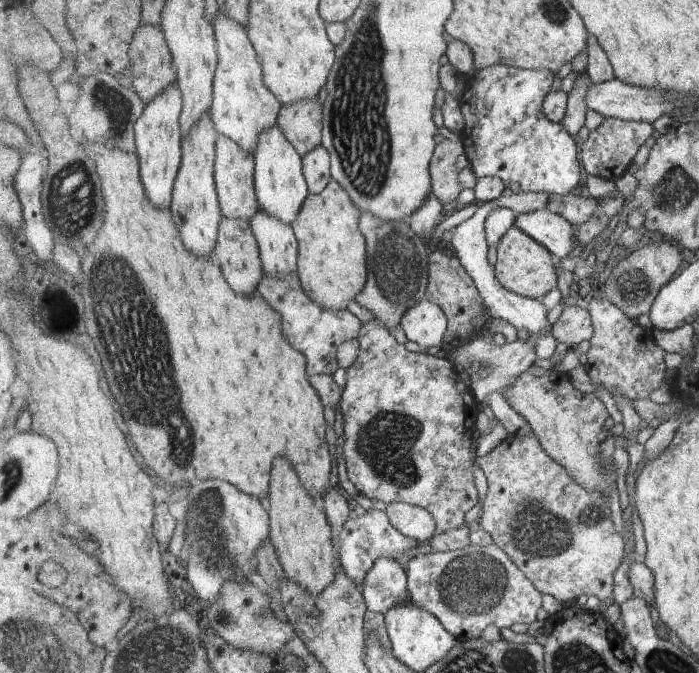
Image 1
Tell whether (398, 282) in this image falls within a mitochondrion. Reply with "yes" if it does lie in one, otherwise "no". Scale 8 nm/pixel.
yes

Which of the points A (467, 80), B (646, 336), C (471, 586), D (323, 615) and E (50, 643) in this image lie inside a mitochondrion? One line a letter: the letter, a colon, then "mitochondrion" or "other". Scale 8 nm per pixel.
A: other
B: other
C: mitochondrion
D: other
E: mitochondrion

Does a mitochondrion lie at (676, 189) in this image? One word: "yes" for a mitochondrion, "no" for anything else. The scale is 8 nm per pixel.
yes

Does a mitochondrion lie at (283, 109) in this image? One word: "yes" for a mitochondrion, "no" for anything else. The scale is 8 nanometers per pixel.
no

